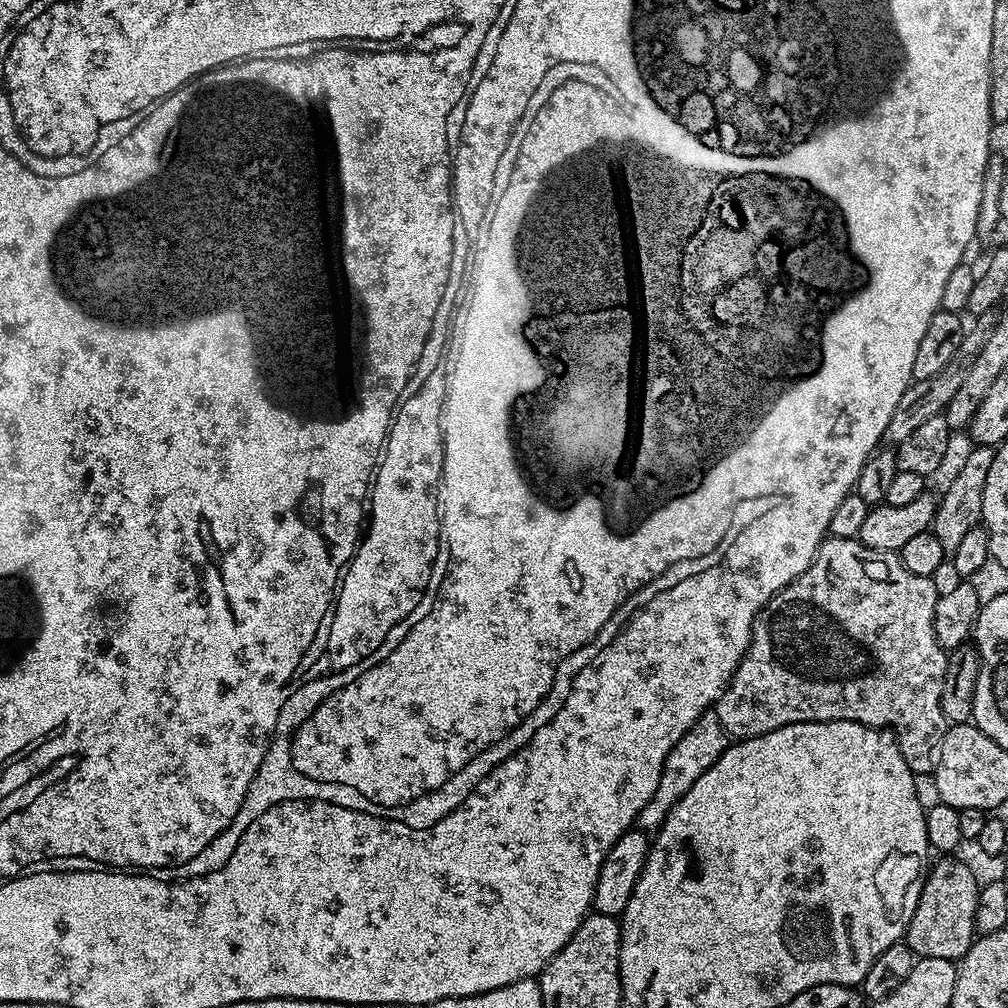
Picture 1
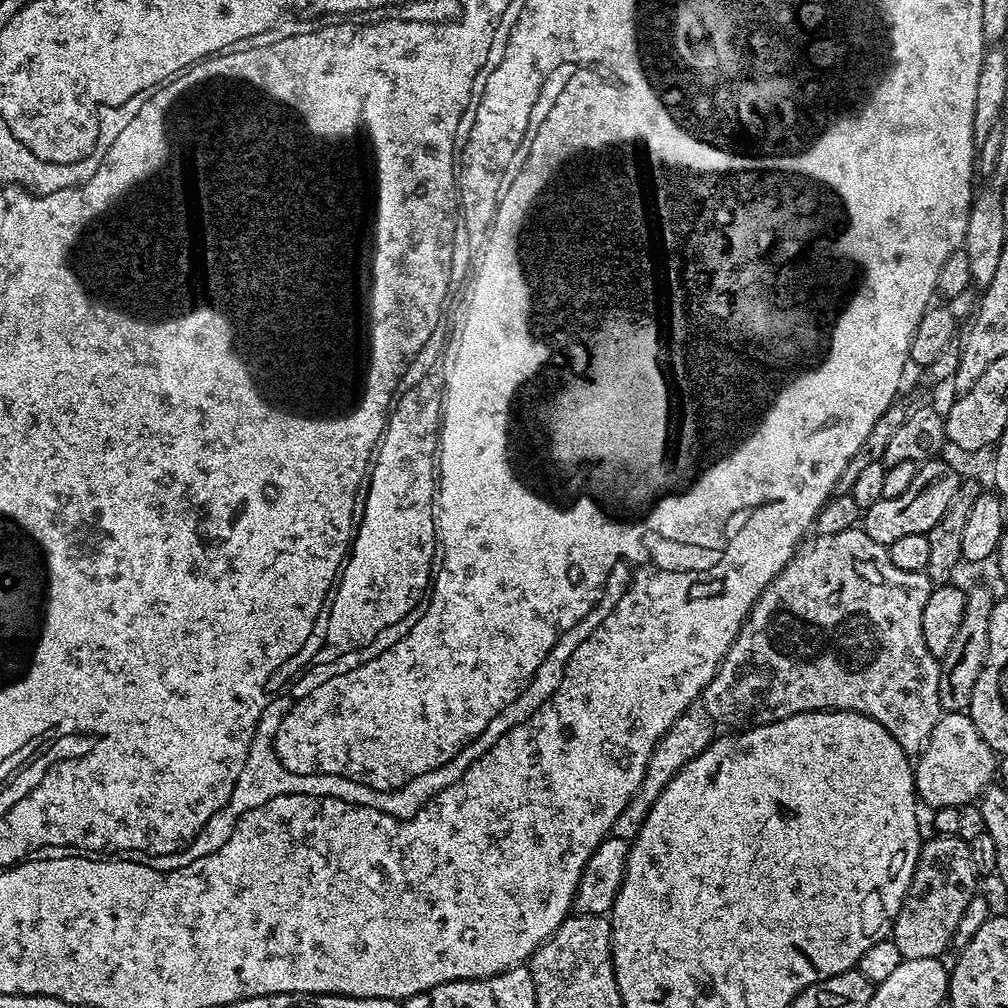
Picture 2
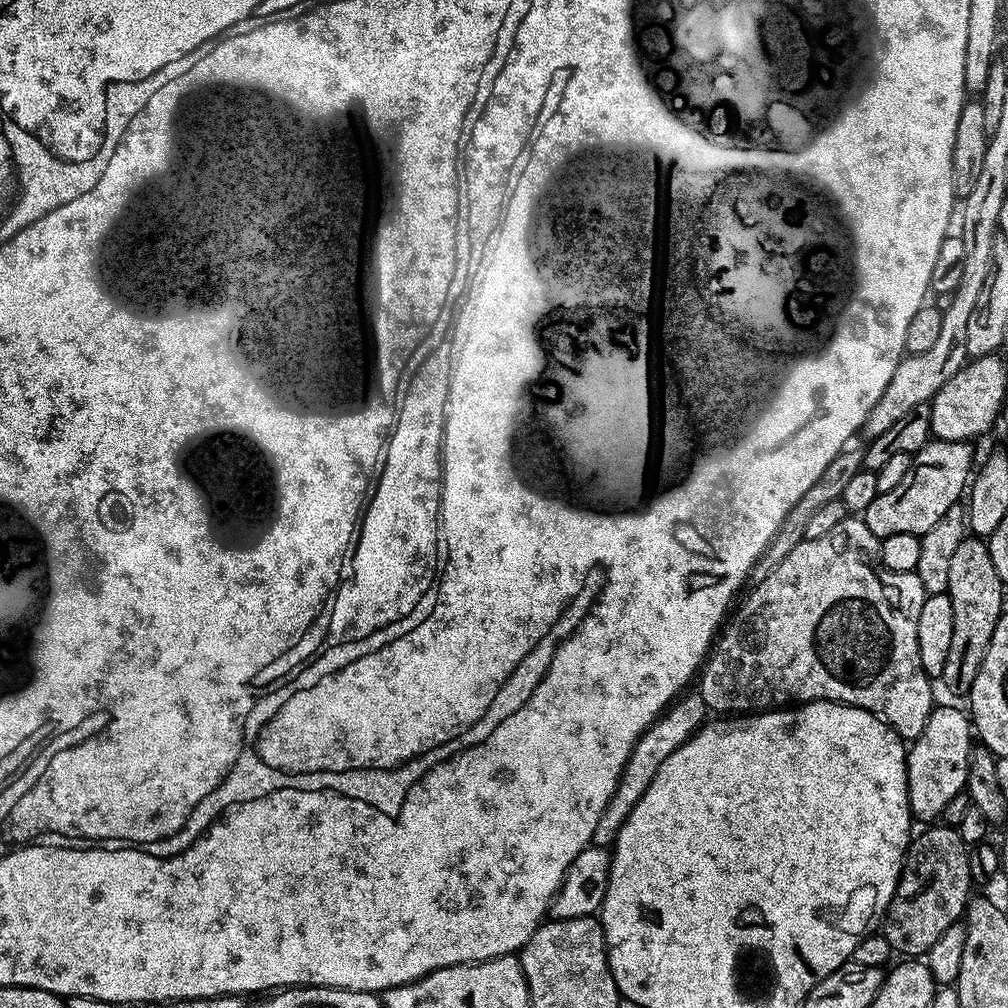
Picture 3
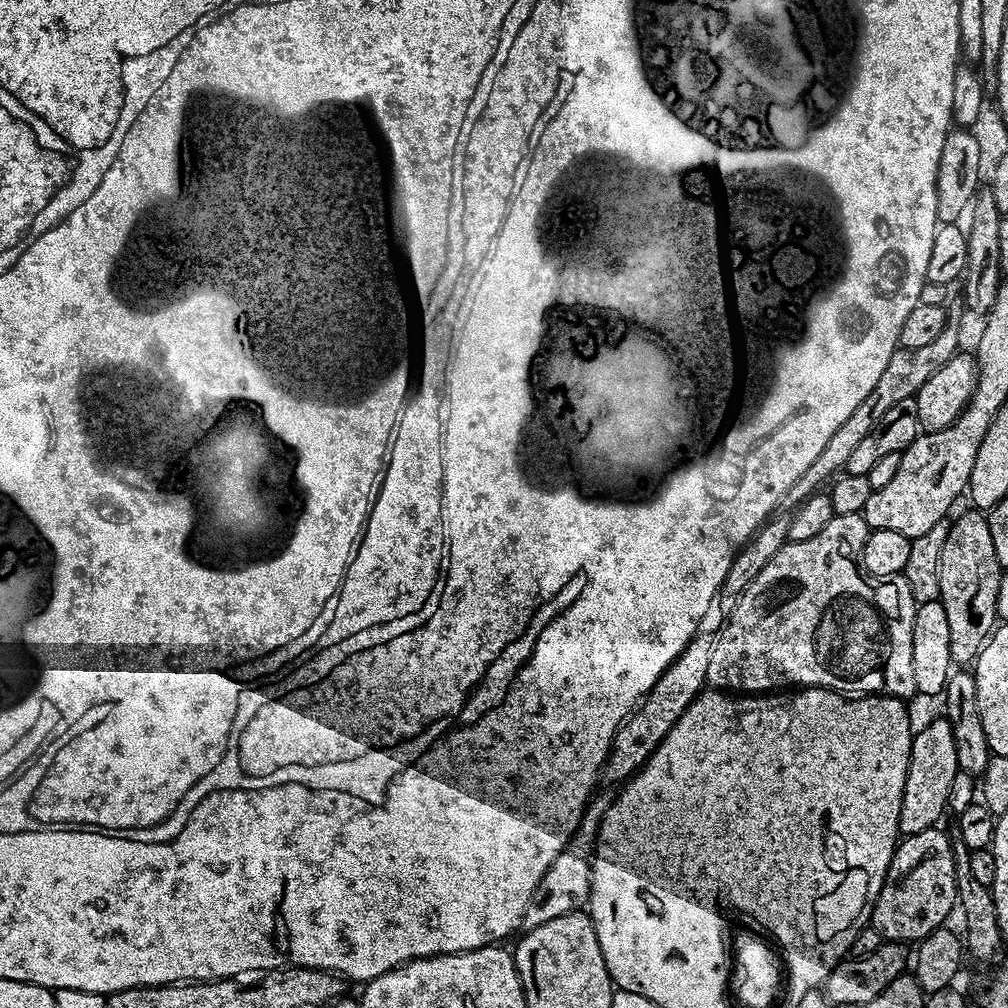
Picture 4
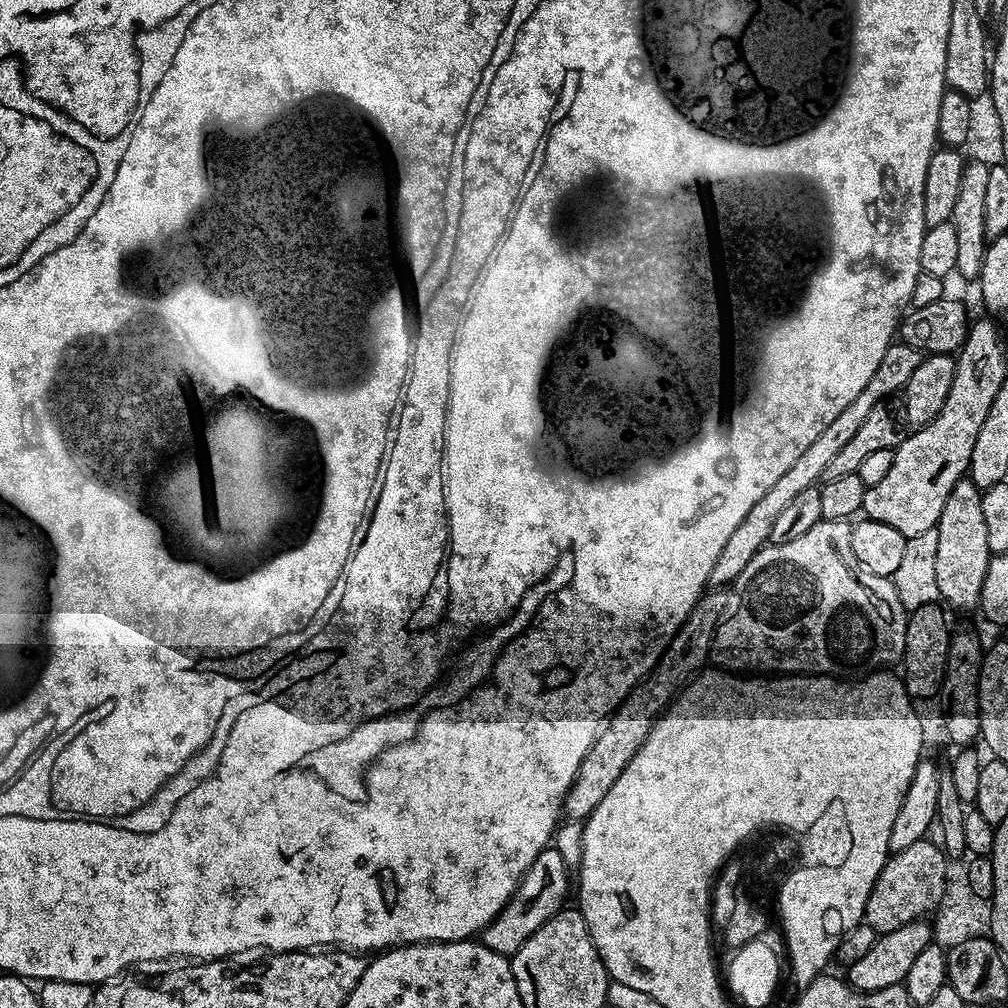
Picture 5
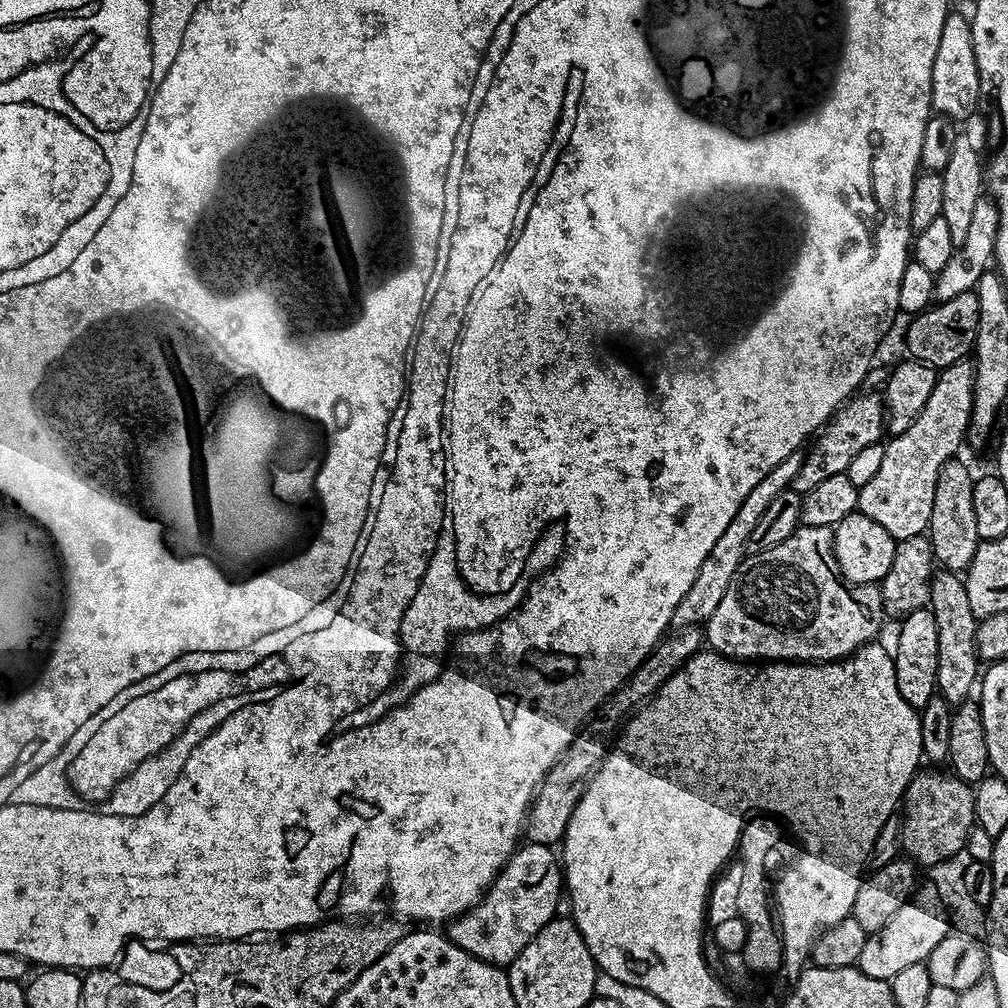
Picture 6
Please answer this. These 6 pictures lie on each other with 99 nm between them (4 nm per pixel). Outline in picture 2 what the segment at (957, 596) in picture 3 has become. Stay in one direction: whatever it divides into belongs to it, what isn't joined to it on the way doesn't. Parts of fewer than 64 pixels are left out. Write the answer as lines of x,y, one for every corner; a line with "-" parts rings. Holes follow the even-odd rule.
968,588
966,592
966,611
954,637
950,650
940,660
940,677
938,678
938,700
941,711
963,712
971,705
974,686
984,669
984,663
990,650
990,614
994,595
988,588

